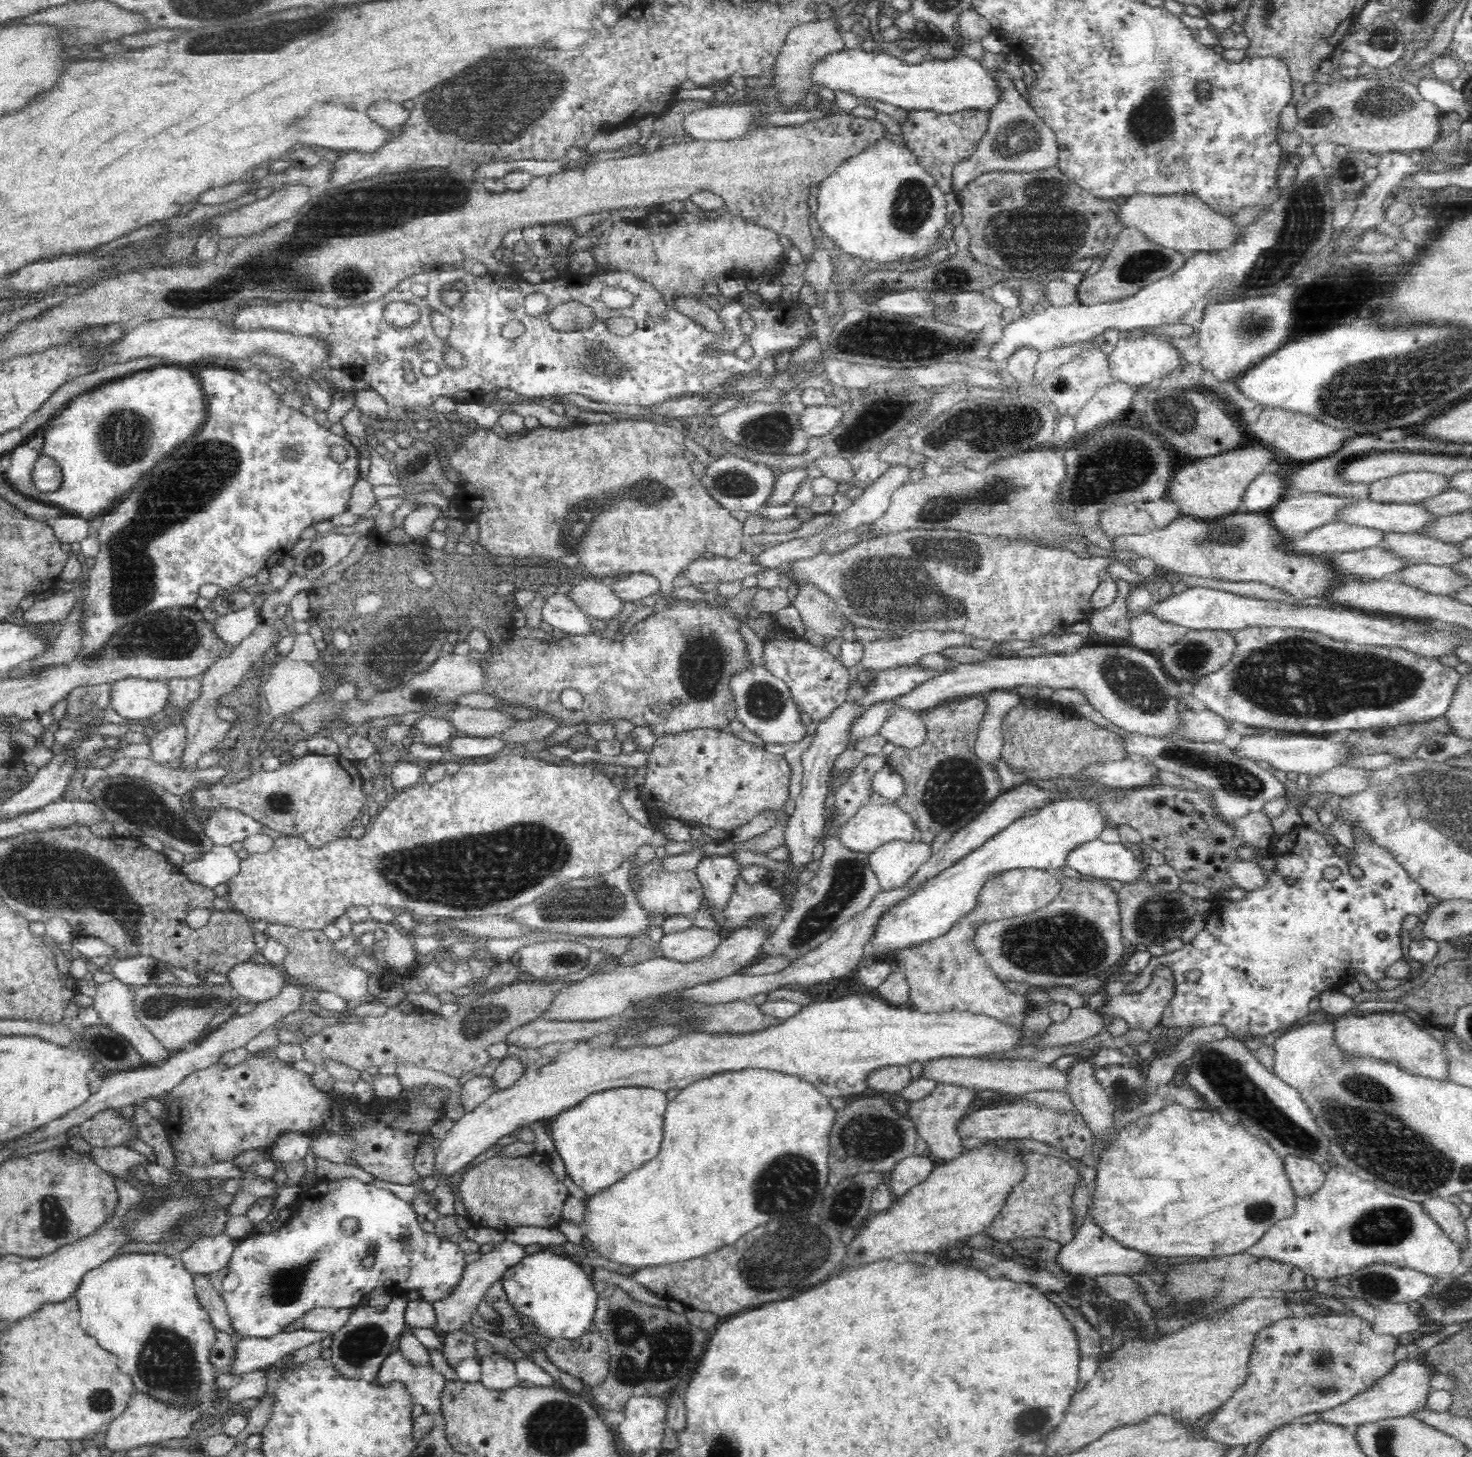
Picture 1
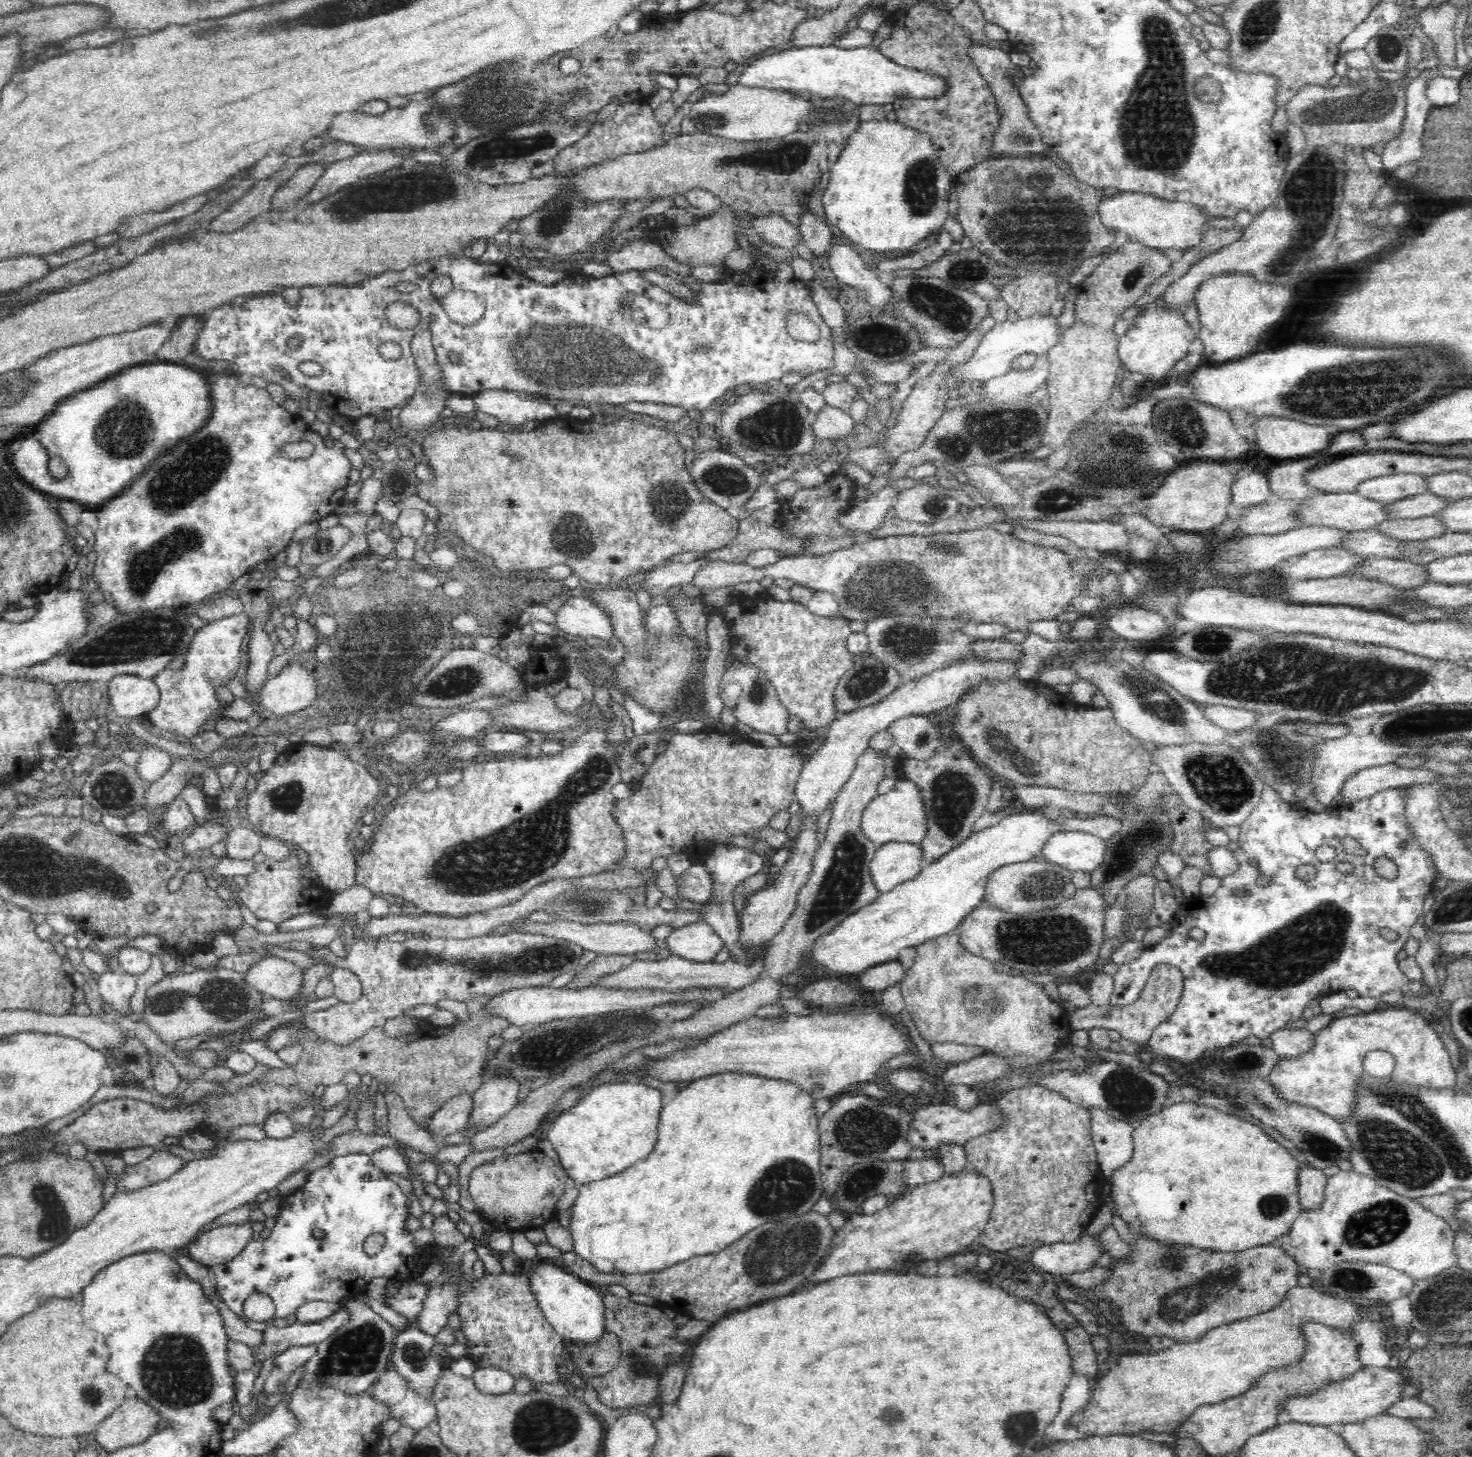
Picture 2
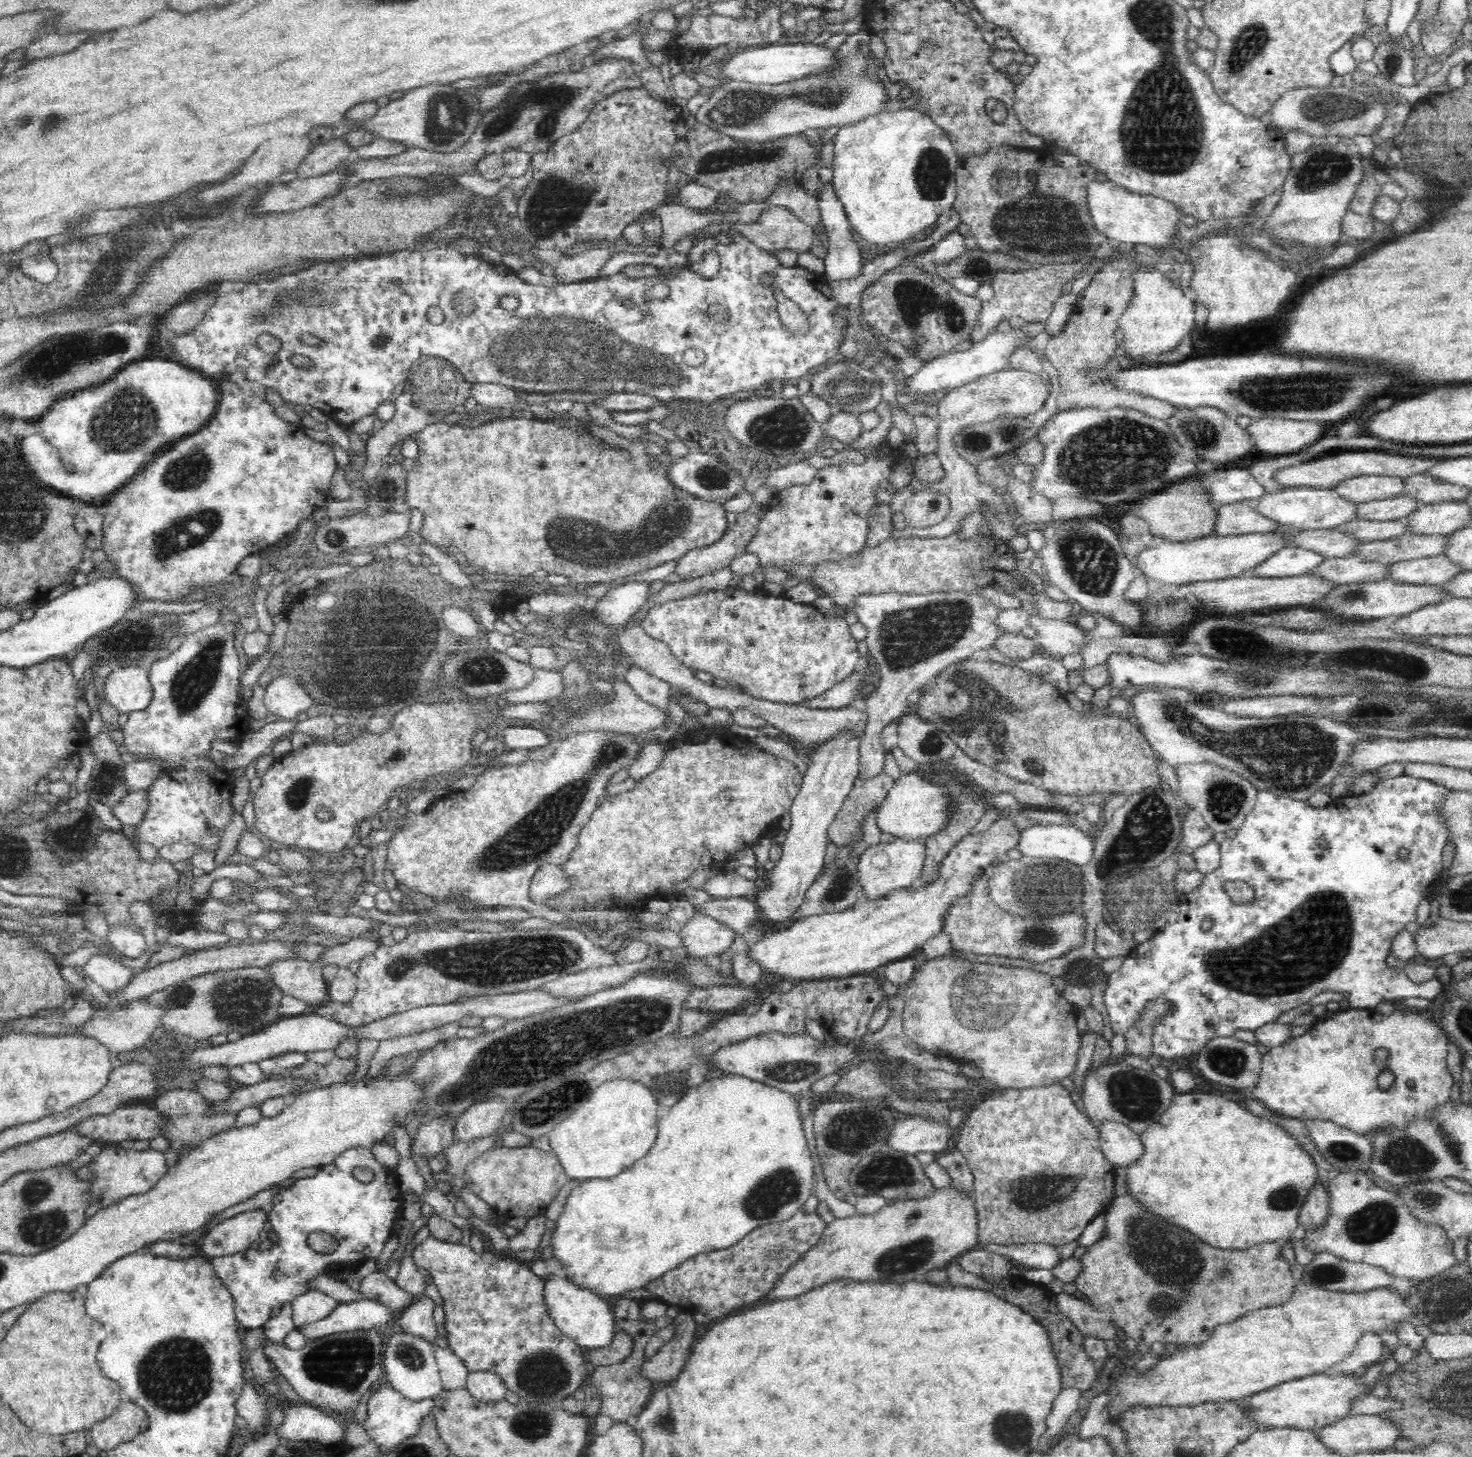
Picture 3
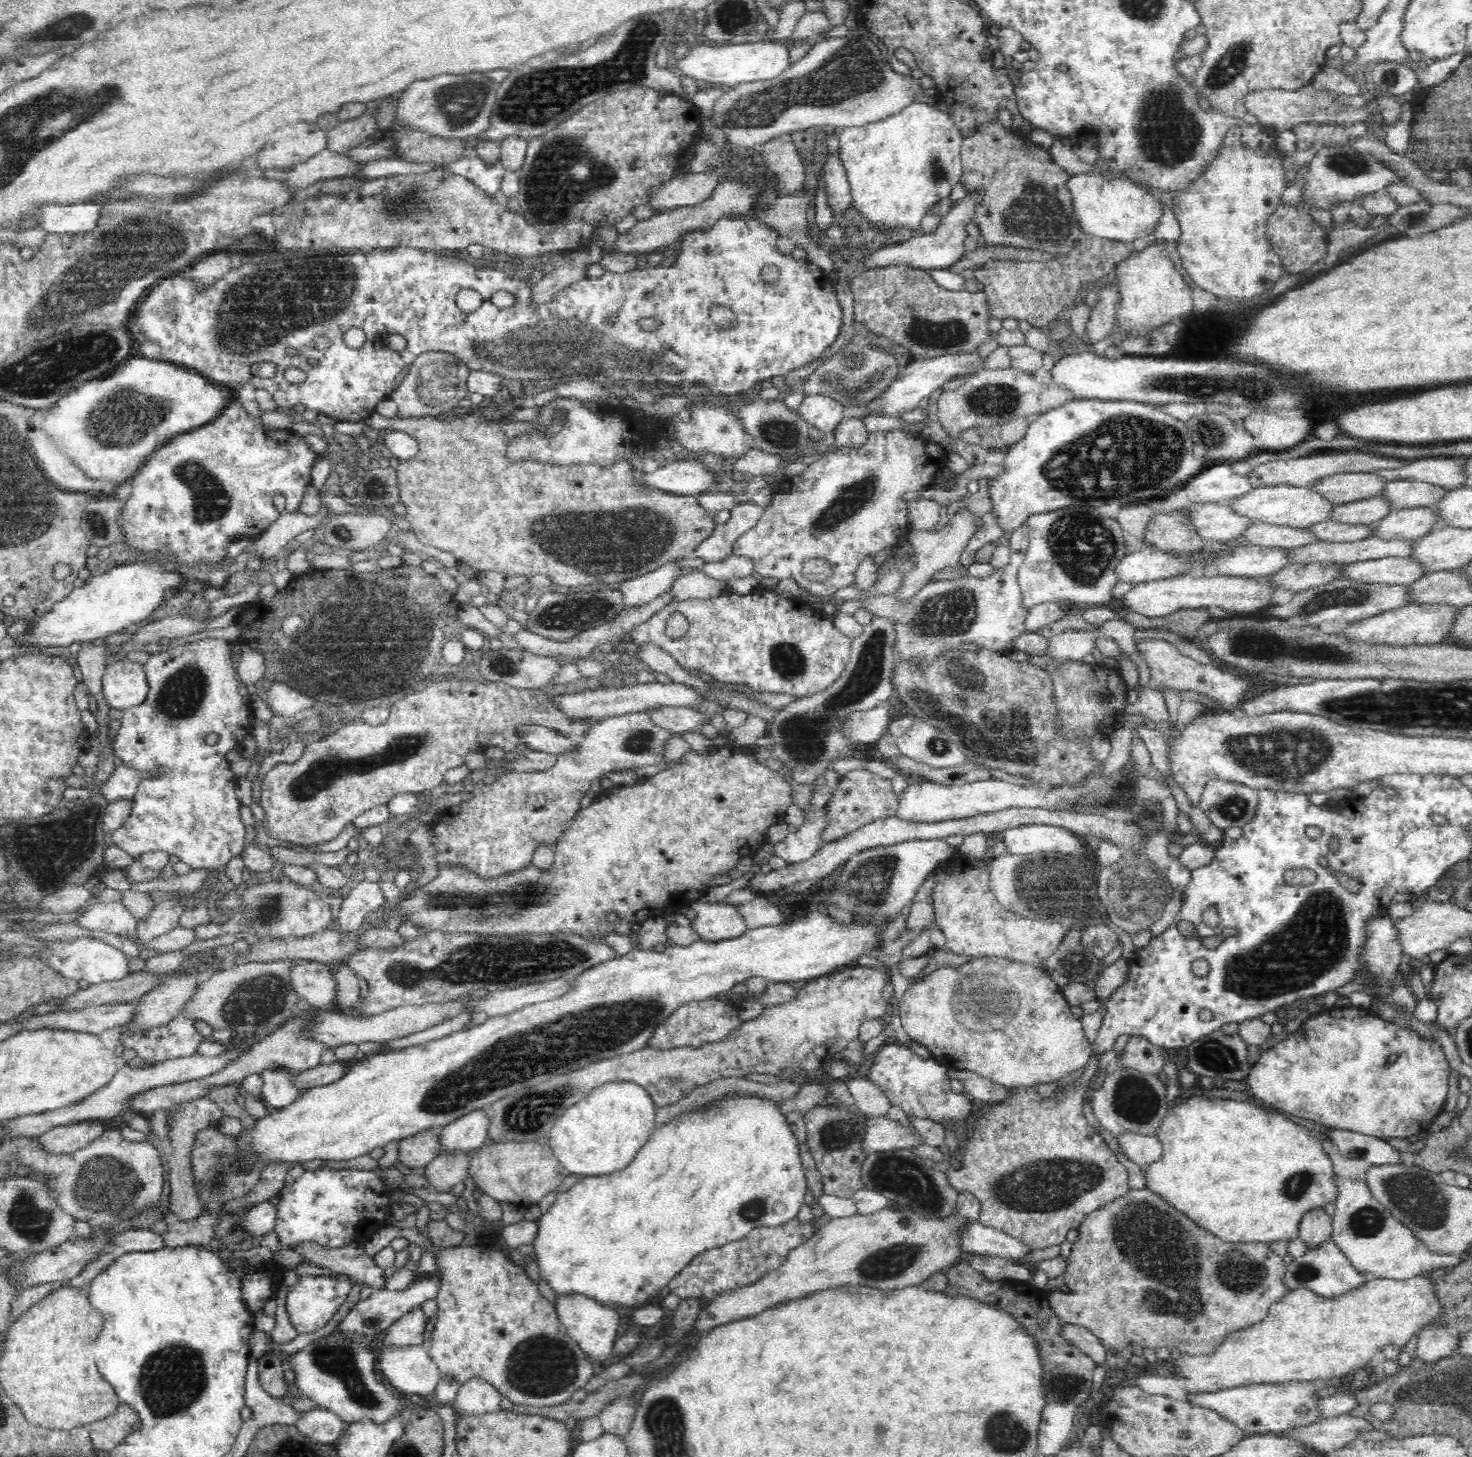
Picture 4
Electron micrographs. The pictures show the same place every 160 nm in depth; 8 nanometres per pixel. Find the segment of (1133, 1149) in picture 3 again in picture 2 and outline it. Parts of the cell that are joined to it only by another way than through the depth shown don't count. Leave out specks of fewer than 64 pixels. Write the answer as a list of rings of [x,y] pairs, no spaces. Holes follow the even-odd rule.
[[[1088,1106],[1086,1110],[1090,1113],[1091,1139],[1098,1170],[1102,1176],[1109,1178],[1114,1168],[1130,1160],[1135,1126],[1114,1118],[1098,1106]]]

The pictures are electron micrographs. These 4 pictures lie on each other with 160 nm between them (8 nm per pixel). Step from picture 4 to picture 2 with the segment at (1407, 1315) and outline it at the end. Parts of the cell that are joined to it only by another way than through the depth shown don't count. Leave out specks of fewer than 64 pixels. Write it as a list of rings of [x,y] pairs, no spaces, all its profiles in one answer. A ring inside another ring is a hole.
[[[1297,1287],[1288,1290],[1288,1292],[1280,1298],[1280,1302],[1276,1302],[1276,1306],[1272,1306],[1268,1311],[1256,1313],[1254,1316],[1240,1319],[1236,1322],[1219,1326],[1218,1328],[1213,1328],[1212,1330],[1205,1332],[1200,1338],[1198,1338],[1199,1340],[1193,1342],[1177,1342],[1174,1346],[1170,1346],[1170,1348],[1162,1348],[1159,1346],[1158,1350],[1162,1350],[1162,1352],[1158,1352],[1158,1354],[1156,1354],[1156,1352],[1154,1352],[1154,1354],[1124,1354],[1118,1358],[1116,1365],[1111,1367],[1100,1379],[1098,1379],[1097,1383],[1094,1385],[1088,1402],[1086,1402],[1082,1408],[1078,1408],[1076,1412],[1073,1412],[1072,1416],[1068,1418],[1069,1428],[1076,1428],[1078,1432],[1082,1432],[1084,1437],[1081,1439],[1108,1436],[1108,1434],[1112,1434],[1112,1432],[1132,1435],[1140,1434],[1141,1432],[1158,1432],[1158,1434],[1164,1432],[1164,1434],[1174,1434],[1174,1432],[1176,1432],[1176,1430],[1178,1430],[1187,1420],[1192,1418],[1192,1415],[1200,1407],[1216,1404],[1226,1400],[1227,1398],[1236,1396],[1240,1394],[1240,1392],[1244,1392],[1246,1388],[1250,1388],[1250,1384],[1254,1384],[1254,1382],[1256,1382],[1264,1372],[1270,1372],[1272,1368],[1276,1368],[1276,1366],[1280,1366],[1280,1364],[1288,1364],[1288,1362],[1293,1362],[1296,1358],[1300,1357],[1305,1346],[1305,1341],[1302,1339],[1300,1331],[1298,1331],[1298,1326],[1300,1326],[1300,1324],[1304,1322],[1320,1322],[1332,1326],[1339,1326],[1340,1328],[1346,1328],[1346,1326],[1354,1326],[1354,1323],[1360,1320],[1359,1317],[1364,1315],[1364,1312],[1365,1309],[1363,1312],[1359,1312],[1356,1303],[1342,1301],[1330,1297],[1330,1295],[1324,1295],[1316,1289]]]

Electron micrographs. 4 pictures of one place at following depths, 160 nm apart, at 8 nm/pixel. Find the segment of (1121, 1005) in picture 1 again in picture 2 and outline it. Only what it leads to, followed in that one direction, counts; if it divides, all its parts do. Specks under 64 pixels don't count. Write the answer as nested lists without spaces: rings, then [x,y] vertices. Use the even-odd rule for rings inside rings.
[[[1156,964],[1150,970],[1149,978],[1140,996],[1130,1004],[1096,1005],[1090,1003],[1084,1008],[1077,1008],[1074,1014],[1068,1016],[1068,1026],[1071,1030],[1094,1030],[1105,1028],[1118,1031],[1123,1041],[1132,1041],[1134,1044],[1148,1044],[1155,1028],[1166,1021],[1176,1010],[1183,993],[1184,975],[1177,966],[1172,964]]]

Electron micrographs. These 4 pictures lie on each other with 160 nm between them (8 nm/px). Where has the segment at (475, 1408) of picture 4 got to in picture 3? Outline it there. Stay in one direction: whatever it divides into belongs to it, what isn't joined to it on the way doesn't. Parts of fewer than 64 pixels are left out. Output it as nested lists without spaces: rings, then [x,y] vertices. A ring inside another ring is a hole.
[[[488,1371],[471,1372],[467,1376],[465,1389],[478,1400],[488,1402],[502,1400],[508,1391],[502,1376]]]

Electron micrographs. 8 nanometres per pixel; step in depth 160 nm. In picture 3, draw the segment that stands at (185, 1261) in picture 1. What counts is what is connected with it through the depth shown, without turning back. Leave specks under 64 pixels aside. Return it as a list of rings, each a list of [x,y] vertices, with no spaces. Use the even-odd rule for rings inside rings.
[[[259,1209],[237,1214],[214,1226],[200,1247],[203,1258],[211,1260],[245,1251],[259,1238],[266,1221],[266,1212]]]

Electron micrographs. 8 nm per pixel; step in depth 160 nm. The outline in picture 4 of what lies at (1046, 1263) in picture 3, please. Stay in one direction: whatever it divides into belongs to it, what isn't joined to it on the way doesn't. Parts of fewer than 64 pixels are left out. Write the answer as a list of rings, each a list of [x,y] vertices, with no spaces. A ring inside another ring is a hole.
[[[976,1222],[968,1224],[968,1230],[964,1231],[962,1240],[965,1256],[985,1254],[1024,1263],[1024,1256],[1033,1251],[1028,1245],[1005,1232],[986,1228]]]

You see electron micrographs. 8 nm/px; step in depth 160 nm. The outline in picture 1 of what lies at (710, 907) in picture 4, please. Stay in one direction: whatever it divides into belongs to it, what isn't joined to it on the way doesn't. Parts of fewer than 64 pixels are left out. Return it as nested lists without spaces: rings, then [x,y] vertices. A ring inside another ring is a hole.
[[[692,927],[690,930],[665,934],[659,940],[659,945],[664,957],[690,962],[714,952],[725,938],[721,935],[714,930]]]

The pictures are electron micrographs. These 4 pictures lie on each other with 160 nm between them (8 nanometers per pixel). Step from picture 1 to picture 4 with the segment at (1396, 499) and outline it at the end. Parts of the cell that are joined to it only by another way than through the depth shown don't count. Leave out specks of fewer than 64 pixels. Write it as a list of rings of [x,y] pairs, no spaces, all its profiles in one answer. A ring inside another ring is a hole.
[[[1338,473],[1312,483],[1310,488],[1332,504],[1339,505],[1379,496],[1386,483],[1372,473]]]

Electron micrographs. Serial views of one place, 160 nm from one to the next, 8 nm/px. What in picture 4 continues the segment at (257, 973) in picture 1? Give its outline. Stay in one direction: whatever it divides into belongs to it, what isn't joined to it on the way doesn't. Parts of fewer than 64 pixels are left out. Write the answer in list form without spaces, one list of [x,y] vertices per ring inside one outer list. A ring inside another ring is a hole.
[[[302,961],[290,968],[292,990],[308,1004],[318,1008],[331,1007],[336,996],[333,969],[327,963]]]

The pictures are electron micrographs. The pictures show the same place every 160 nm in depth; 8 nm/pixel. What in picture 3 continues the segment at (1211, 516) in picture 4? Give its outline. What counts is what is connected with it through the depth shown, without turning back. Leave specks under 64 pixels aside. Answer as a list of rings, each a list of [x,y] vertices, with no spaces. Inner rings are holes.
[[[1240,501],[1217,508],[1217,519],[1213,532],[1217,536],[1266,533],[1281,526],[1275,520],[1262,516],[1253,501]]]

